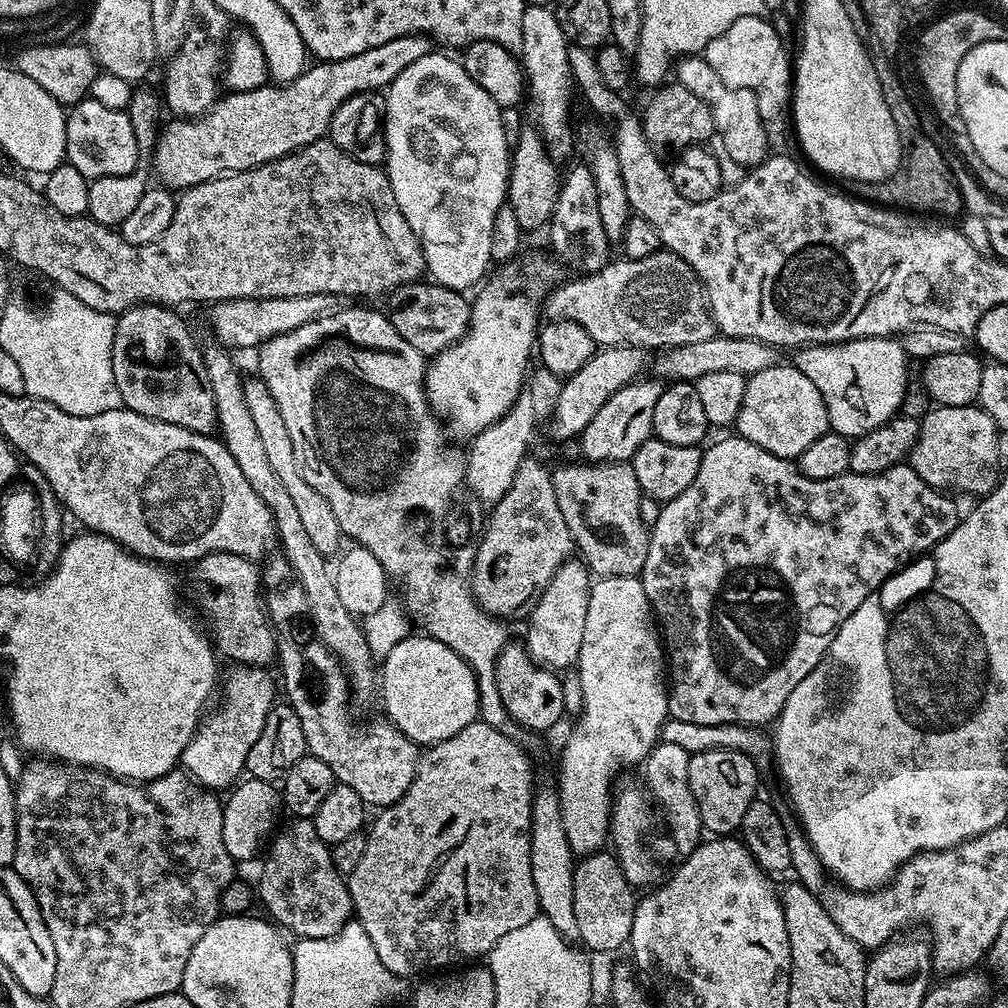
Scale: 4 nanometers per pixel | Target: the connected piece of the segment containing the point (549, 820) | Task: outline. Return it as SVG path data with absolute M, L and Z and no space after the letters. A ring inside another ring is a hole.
M544 786L533 793L531 804L531 874L534 890L538 893L541 915L550 918L554 928L562 934L564 940L579 941L578 920L574 917L574 872L576 855L566 838L565 824L561 818L559 793Z

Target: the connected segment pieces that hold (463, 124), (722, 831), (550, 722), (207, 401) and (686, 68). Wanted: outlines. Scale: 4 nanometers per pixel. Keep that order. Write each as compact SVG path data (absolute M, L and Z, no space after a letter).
M440 50L406 66L386 89L382 123L394 202L420 239L427 275L447 288L475 289L489 275L488 264L493 263L490 234L494 234L494 218L508 198L510 132L508 136L504 129L504 116L494 98L466 74L463 63L457 57L443 56Z
M709 748L709 752L693 751L689 755L690 791L694 794L694 802L698 802L698 814L704 823L704 832L724 838L739 829L746 810L750 810L752 803L758 799L756 783L761 773L746 754L729 748Z
M509 642L498 654L496 663L498 694L502 694L502 706L506 706L508 716L532 734L552 728L560 719L565 719L562 702L561 677L551 668L535 664L523 643Z
M135 304L116 316L112 365L114 386L122 394L122 405L146 418L170 422L174 426L189 428L192 432L211 433L217 427L216 403L206 374L203 351L192 341L192 332L184 325L179 311L162 304Z
M689 54L677 59L674 64L675 83L686 86L694 98L702 98L712 111L712 127L715 135L720 136L719 147L737 166L744 170L751 170L763 162L769 155L768 132L766 122L759 116L756 96L748 89L728 88L725 82L719 80L717 71L704 60L703 55Z

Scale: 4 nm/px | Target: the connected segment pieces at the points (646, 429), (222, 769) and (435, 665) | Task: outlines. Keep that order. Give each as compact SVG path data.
M637 378L618 390L594 414L594 419L586 430L578 437L580 452L589 464L622 464L631 461L633 454L642 446L642 442L653 439L652 423L654 422L654 406L664 393L665 385L659 379L644 380Z
M236 666L233 669L228 681L222 684L224 701L220 704L220 712L201 719L191 742L180 756L183 771L209 790L231 789L245 775L246 758L250 758L250 749L258 742L258 734L262 734L262 726L278 700L278 684L274 676L272 681L267 667Z
M410 634L402 642L398 642L397 646L390 650L390 654L383 657L381 664L380 695L384 698L385 715L416 744L431 746L438 741L445 741L479 717L480 695L476 675L472 667L445 643L423 634Z

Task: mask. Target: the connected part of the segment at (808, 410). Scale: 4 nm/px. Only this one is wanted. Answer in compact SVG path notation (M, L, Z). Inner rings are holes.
M781 362L747 377L746 394L742 394L742 406L738 410L734 428L739 436L754 442L754 446L762 446L762 450L783 460L795 461L802 454L802 450L806 450L806 446L818 442L818 438L822 438L829 431L828 407L826 402L822 402L822 394L818 394L814 382L810 382L810 378L802 374L802 370L798 370L791 363Z

